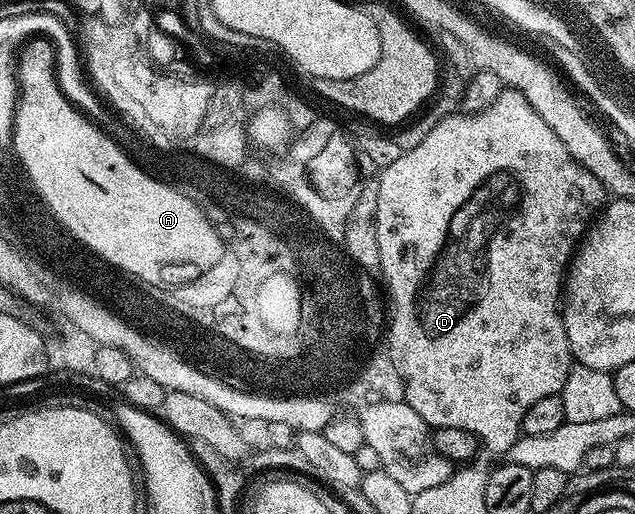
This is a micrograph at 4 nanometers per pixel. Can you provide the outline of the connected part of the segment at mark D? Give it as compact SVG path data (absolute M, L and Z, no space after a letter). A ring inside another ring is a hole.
M503 89L492 103L472 111L475 111L472 115L452 113L445 117L445 121L435 123L421 145L402 152L393 165L378 172L379 183L375 187L377 239L383 243L383 247L377 253L387 267L387 274L398 299L399 314L396 321L389 325L385 336L391 340L395 363L398 363L399 371L404 377L406 403L432 428L465 429L473 433L476 439L485 441L485 447L489 450L496 451L499 457L503 457L519 440L529 405L541 401L541 397L560 394L571 372L573 356L563 324L561 292L564 290L565 276L576 254L577 244L584 238L589 224L604 206L605 192L601 181L597 181L597 177L593 177L589 169L580 165L568 150L560 147L553 129L549 129L549 125L541 121L537 109L533 109L533 105L529 105L529 101L525 101L519 91Z

